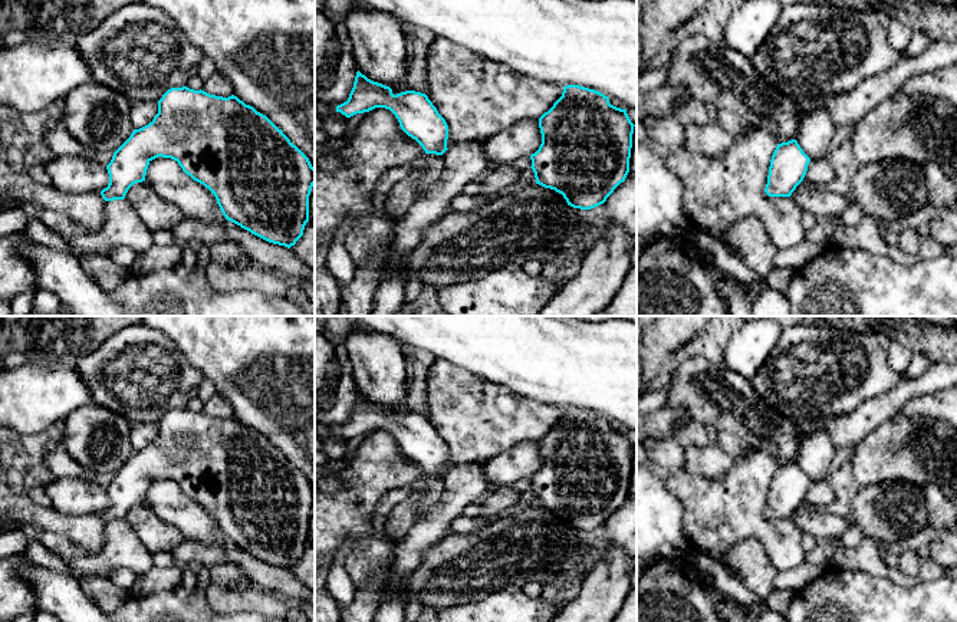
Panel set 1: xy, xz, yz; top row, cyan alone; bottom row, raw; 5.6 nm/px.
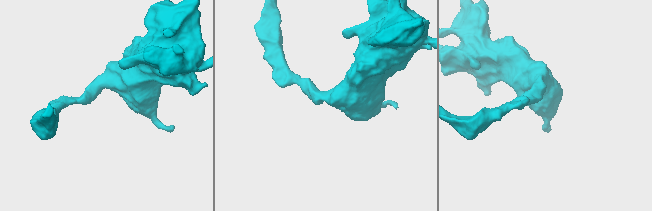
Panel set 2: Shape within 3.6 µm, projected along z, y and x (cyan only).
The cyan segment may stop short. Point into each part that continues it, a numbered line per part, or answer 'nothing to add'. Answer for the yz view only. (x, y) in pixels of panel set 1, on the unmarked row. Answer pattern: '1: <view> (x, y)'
nothing to add

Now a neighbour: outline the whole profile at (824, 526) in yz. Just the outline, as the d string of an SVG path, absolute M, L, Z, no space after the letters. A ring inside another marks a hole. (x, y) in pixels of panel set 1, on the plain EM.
M802 503L792 514L790 521L796 524L803 534L812 534L819 543L836 542L855 523L851 516L843 517L822 511Z

